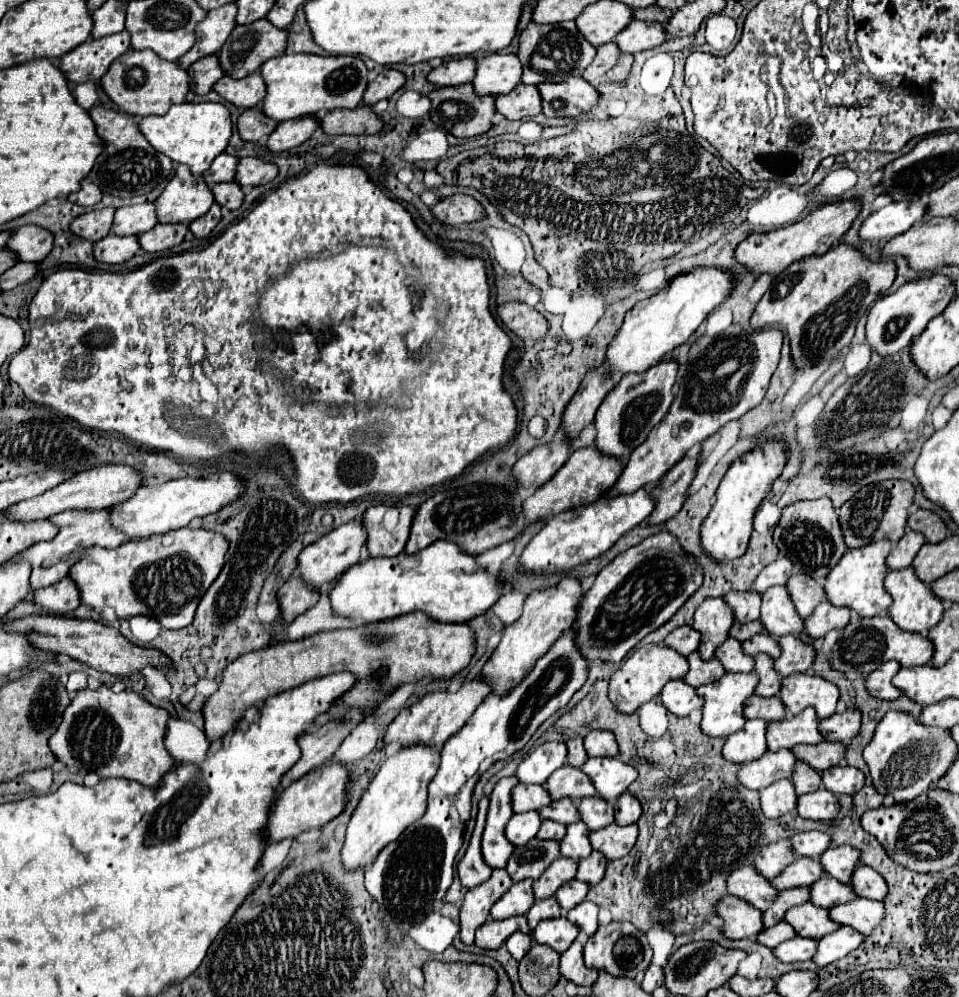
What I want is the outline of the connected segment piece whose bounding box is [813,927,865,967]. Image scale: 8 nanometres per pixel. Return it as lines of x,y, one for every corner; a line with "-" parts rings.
841,927
835,933
829,933
829,935
819,939
819,947
817,947
817,953
815,953
813,961
819,967
835,963
837,959
855,951
863,941
865,941
865,935
859,935
859,933
851,931
851,927

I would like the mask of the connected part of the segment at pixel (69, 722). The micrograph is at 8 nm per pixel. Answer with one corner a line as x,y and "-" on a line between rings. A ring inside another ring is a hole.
105,685
97,691
83,689
65,709
49,747
61,763
81,773
95,771
101,777
125,777
145,787
157,787
159,779
179,765
163,743
169,719
167,709
149,703
135,691
115,693

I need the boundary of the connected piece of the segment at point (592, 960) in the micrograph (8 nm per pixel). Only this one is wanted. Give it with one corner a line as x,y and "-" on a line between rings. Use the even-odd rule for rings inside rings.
609,923
609,925
601,925
599,931
587,939
585,943
585,949
583,949
583,955
585,955
585,965
587,967
593,967
593,969
607,969
611,975
615,977
631,977
631,979
641,979
643,977
643,971
647,969
647,965
651,963
651,947
645,939
645,935
635,929
631,923
-
625,935
631,935
637,939
637,943
641,945
641,951
643,951
643,961
637,965
637,969
621,969
615,955
613,955
613,947
615,943
625,937

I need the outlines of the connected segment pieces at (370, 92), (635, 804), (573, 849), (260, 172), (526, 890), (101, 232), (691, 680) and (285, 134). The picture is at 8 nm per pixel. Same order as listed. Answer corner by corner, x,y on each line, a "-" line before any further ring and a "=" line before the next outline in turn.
385,69
383,73
377,75
377,79
373,83
369,83
363,101
367,105
375,105
381,99
389,99
395,91
399,91
405,83
405,75
397,69
=
625,791
615,805
615,821
619,825
627,825
627,823
637,823
639,817
643,813
643,807
639,803
637,797
633,797
629,791
=
571,823
567,827
567,835
561,839
561,855
569,859
585,859
591,855
593,847
589,843
589,831
583,827
583,823
=
243,157
237,165
237,183
247,187
247,185
261,185
269,183
279,175
279,167
275,163
259,159
259,157
=
523,879
515,883
493,907
491,915
493,919
507,919
513,915
525,915
531,905
535,903
533,895
533,879
=
105,207
101,211
83,213
71,223
71,231
91,241
99,241
111,233
113,215
115,215
115,207
=
693,651
689,657
689,673
683,677
683,681
687,681
693,687
705,685
705,683
713,683
717,679
723,677
723,665
719,663
719,659
711,659
711,661
703,661
699,659
699,651
=
307,115
303,119
291,119
287,123
279,123
277,129
271,133
267,147
275,153
289,151
289,149
305,143
315,133
317,127
319,127
319,121
315,117
307,117

